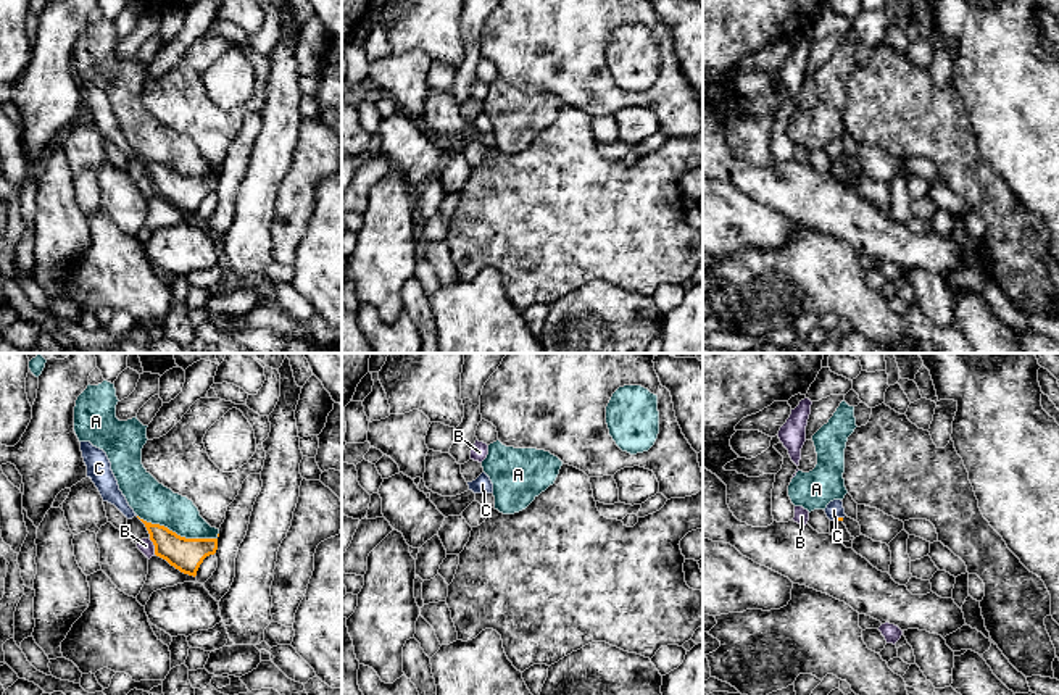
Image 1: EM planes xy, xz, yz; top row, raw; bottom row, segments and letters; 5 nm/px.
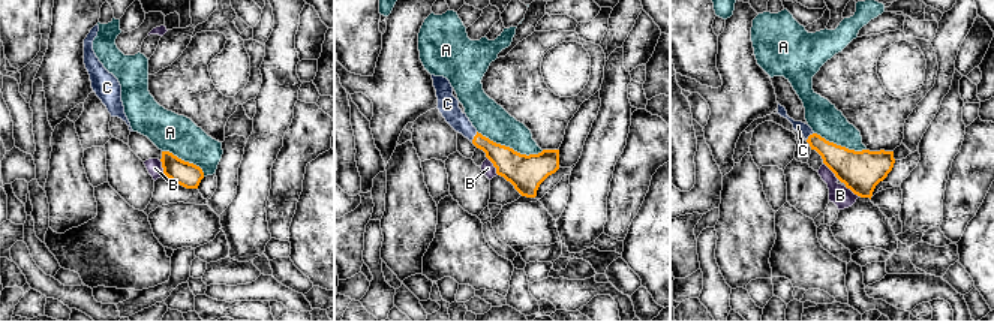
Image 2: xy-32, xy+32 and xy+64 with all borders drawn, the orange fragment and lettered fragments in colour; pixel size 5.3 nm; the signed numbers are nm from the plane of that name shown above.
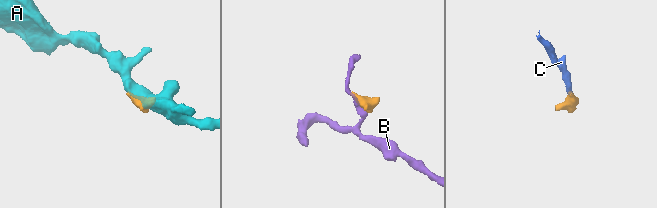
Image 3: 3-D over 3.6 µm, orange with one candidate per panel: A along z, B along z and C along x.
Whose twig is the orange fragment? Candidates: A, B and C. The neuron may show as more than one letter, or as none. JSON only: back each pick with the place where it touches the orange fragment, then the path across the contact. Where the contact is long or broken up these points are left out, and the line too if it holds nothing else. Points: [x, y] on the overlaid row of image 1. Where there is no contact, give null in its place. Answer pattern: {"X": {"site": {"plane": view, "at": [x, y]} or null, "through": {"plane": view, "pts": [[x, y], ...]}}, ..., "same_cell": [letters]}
{"C": {"site": {"plane": "yz", "at": [838, 518]}, "through": {"plane": "yz", "pts": [[838, 518], [834, 510]]}}, "same_cell": ["C"]}

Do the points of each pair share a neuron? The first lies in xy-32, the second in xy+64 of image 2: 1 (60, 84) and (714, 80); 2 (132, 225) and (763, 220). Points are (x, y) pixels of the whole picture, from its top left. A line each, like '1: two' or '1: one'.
1: two
2: two

